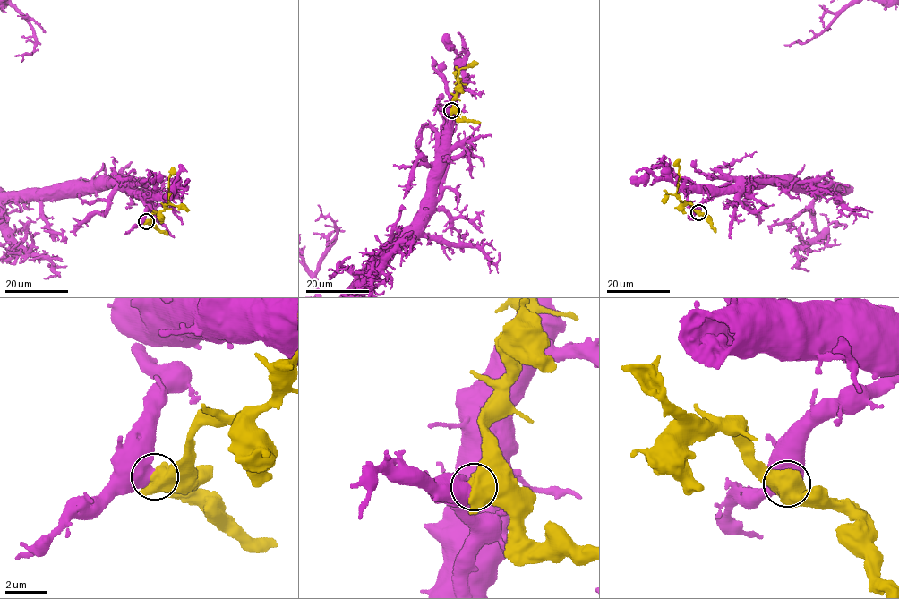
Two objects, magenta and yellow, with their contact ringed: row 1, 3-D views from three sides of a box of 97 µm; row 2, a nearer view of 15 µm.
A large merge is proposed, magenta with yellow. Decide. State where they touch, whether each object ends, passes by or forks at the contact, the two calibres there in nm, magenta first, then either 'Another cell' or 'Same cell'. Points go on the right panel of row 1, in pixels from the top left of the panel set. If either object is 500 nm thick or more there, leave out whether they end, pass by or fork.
Place: (698, 212). Thickness 750 nm (magenta) against 700 nm. Another cell

